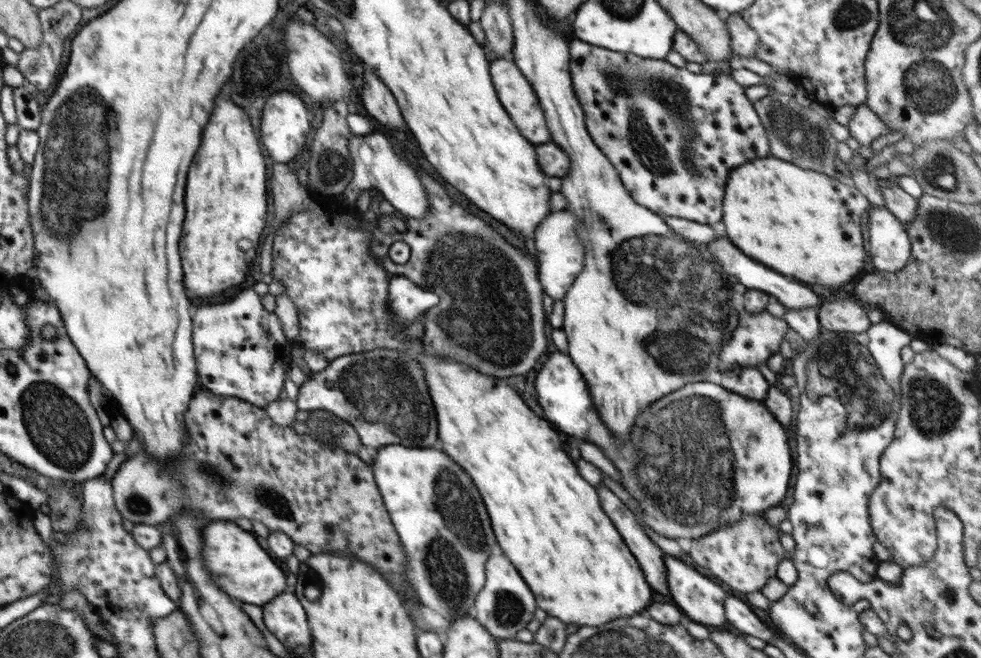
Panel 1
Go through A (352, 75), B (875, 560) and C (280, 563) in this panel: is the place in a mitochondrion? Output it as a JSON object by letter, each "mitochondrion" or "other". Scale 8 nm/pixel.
{"A":"other","B":"other","C":"other"}

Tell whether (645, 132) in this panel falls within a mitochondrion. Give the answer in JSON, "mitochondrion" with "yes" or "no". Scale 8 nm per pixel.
{"mitochondrion":"yes"}

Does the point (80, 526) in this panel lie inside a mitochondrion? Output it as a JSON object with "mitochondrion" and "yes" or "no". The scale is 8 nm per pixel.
{"mitochondrion":"no"}

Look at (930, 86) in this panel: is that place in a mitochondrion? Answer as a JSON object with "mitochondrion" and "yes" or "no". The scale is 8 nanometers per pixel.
{"mitochondrion":"yes"}

